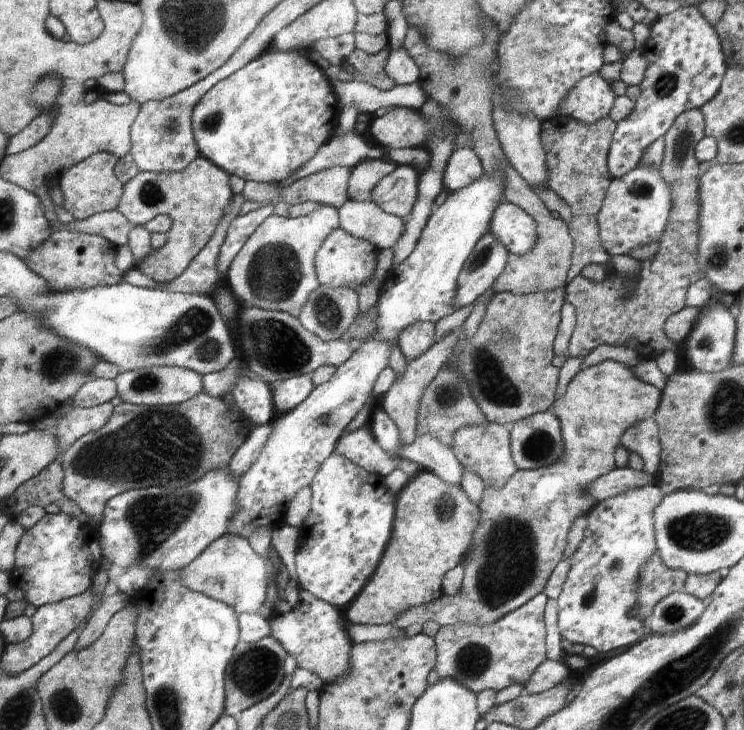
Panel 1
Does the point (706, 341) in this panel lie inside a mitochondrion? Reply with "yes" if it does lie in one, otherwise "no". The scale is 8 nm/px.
yes

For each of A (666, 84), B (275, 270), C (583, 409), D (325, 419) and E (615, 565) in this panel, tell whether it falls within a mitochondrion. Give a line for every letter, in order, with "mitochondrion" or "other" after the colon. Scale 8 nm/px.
A: mitochondrion
B: mitochondrion
C: other
D: mitochondrion
E: mitochondrion

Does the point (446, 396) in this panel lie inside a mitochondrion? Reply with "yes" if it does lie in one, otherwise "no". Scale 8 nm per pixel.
yes

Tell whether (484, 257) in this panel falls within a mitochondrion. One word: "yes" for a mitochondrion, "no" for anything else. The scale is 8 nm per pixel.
yes

